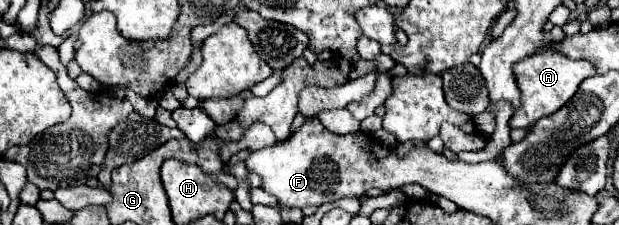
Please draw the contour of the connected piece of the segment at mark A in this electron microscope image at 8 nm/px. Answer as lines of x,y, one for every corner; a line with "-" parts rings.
542,50
516,62
514,76
522,92
520,94
522,106
510,118
510,128
530,128
542,116
550,116
552,112
560,110
574,96
580,82
592,74
596,74
596,70
588,60
572,60
556,50

